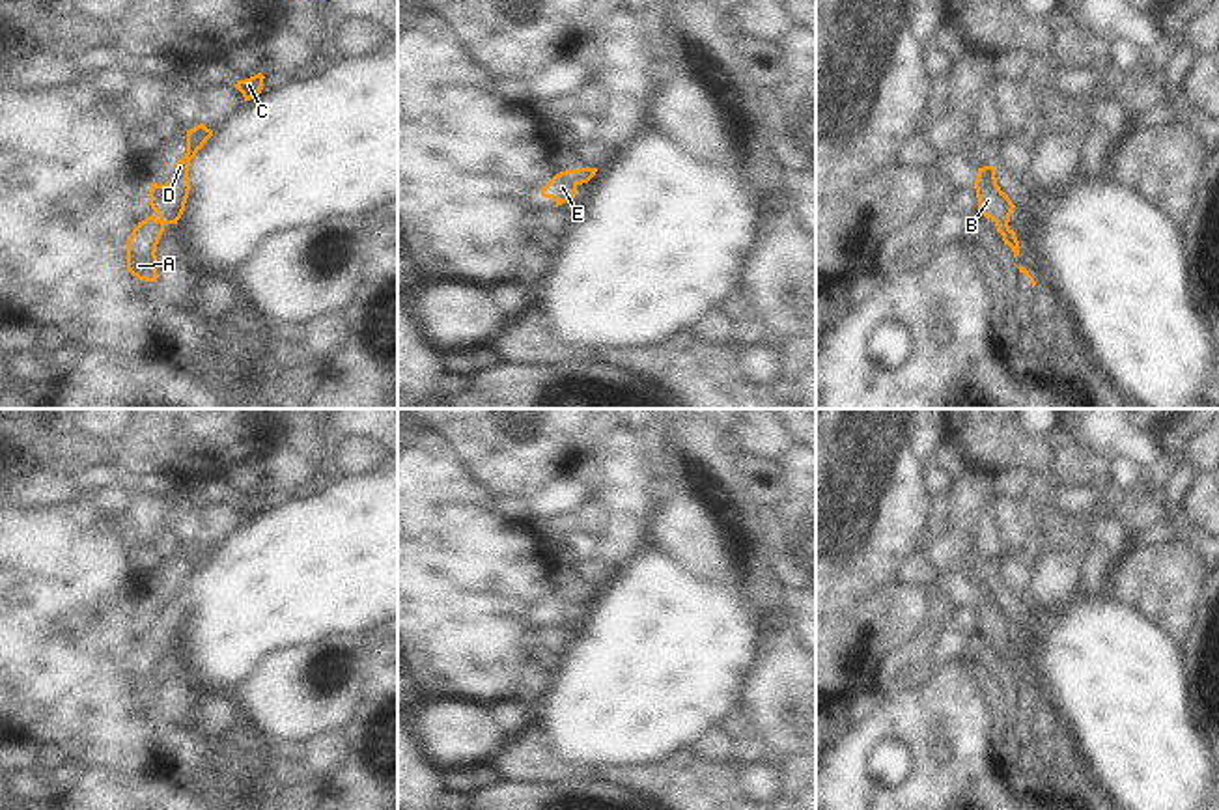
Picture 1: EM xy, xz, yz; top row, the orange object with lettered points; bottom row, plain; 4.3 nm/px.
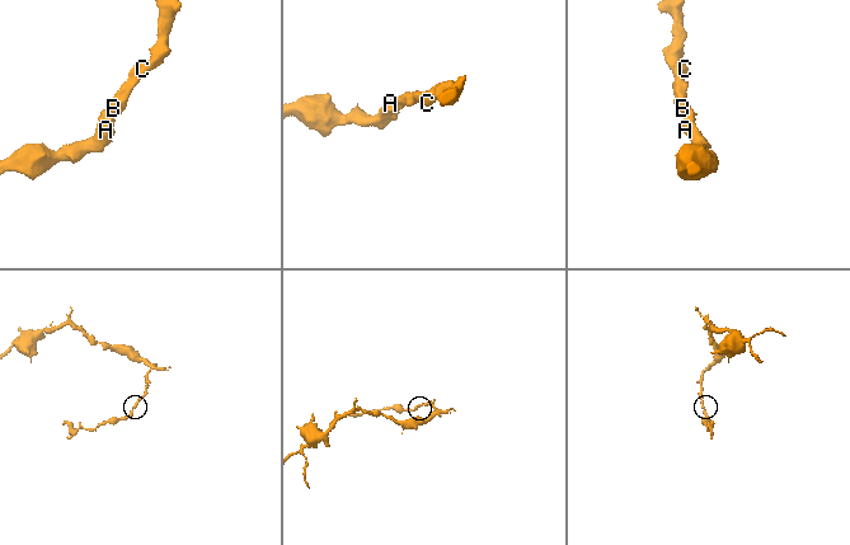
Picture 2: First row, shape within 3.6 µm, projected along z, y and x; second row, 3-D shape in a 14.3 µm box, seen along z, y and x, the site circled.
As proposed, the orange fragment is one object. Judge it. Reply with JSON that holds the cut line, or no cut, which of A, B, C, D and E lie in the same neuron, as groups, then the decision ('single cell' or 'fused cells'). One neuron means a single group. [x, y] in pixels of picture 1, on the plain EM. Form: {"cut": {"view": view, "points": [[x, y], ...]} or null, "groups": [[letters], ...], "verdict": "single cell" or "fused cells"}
{"cut": null, "groups": [["A", "B", "C", "D", "E"]], "verdict": "single cell"}

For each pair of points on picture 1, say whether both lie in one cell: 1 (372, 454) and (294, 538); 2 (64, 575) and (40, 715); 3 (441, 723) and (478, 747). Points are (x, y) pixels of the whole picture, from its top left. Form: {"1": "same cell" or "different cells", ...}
{"1": "different cells", "2": "same cell", "3": "same cell"}

